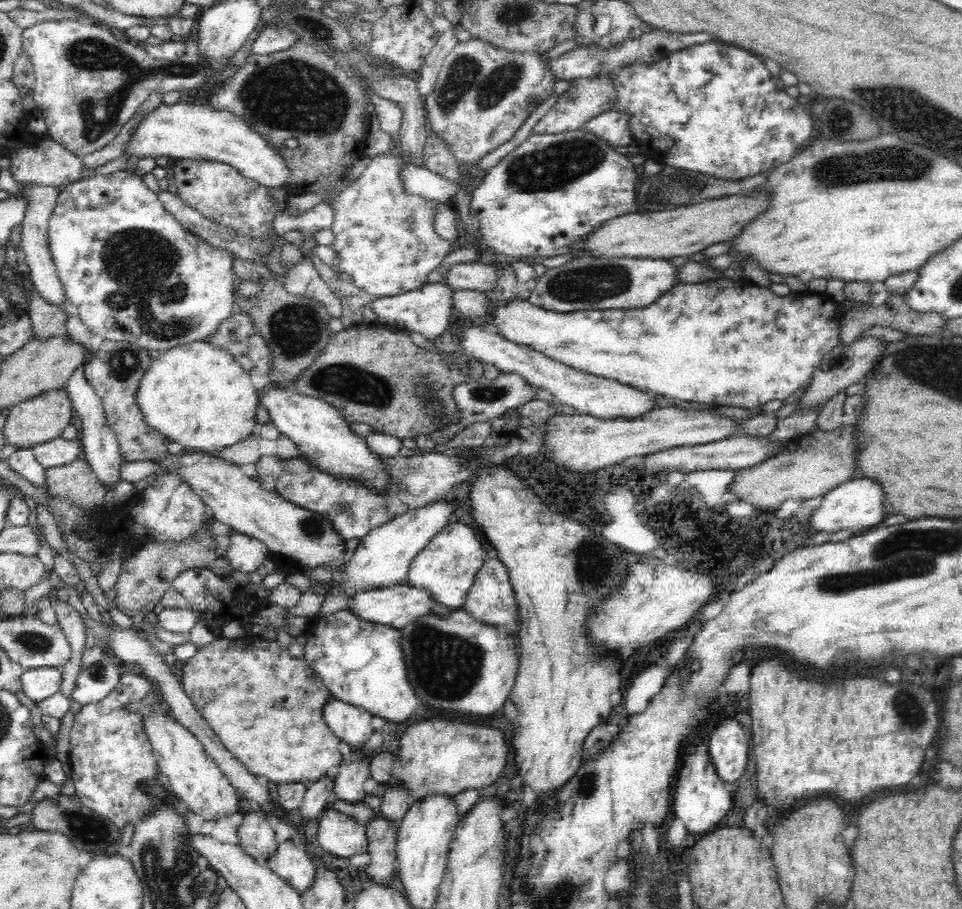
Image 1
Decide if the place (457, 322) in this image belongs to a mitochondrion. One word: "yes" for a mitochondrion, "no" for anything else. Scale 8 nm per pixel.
no

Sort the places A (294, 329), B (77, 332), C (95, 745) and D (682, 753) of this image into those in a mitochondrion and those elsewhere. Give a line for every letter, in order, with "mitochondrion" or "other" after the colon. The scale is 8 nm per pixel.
A: mitochondrion
B: other
C: other
D: other

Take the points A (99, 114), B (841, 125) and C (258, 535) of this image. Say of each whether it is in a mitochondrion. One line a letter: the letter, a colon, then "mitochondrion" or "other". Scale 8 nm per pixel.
A: mitochondrion
B: mitochondrion
C: other

